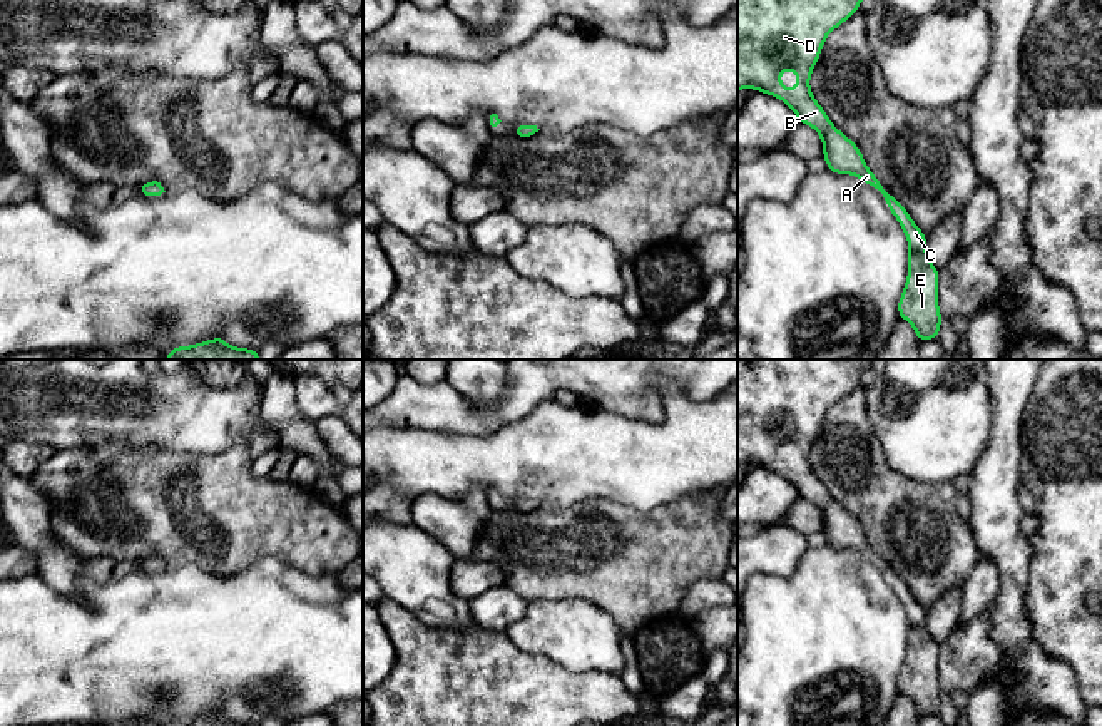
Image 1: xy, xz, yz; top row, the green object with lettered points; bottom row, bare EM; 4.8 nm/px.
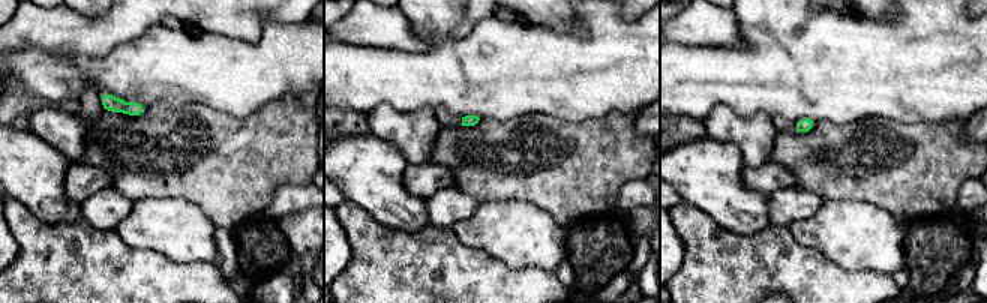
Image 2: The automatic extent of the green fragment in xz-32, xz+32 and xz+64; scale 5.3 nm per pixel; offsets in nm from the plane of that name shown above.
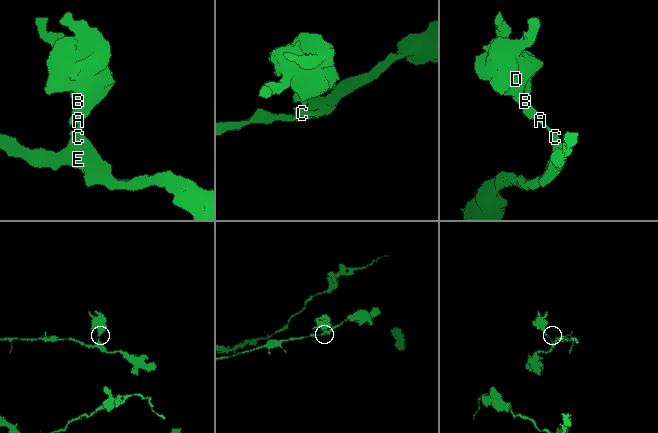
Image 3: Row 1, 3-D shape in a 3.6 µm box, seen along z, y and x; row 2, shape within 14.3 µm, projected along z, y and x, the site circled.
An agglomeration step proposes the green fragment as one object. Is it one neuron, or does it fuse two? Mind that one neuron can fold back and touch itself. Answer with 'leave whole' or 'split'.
leave whole

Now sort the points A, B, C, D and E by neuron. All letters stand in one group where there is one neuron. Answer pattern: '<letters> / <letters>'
A B C D E

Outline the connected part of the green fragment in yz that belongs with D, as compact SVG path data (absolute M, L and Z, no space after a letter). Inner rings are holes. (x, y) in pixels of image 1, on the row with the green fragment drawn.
M737 0L737 90L756 89L773 95L793 109L798 120L813 127L823 141L823 157L828 171L853 174L876 189L908 239L908 278L898 299L898 318L911 323L918 341L938 340L941 313L938 308L940 269L926 253L926 234L915 224L905 206L891 196L883 182L868 169L860 147L838 130L824 109L811 94L811 72L821 55L826 37L853 17L861 0ZM783 70L798 72L798 87L788 89L779 82Z

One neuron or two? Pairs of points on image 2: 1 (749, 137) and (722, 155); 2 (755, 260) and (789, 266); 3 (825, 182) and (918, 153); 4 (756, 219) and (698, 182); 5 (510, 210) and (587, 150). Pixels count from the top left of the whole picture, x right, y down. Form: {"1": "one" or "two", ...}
{"1": "two", "2": "one", "3": "one", "4": "one", "5": "two"}

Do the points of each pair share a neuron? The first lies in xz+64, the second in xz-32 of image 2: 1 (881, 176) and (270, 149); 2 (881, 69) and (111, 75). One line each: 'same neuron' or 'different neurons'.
1: same neuron
2: same neuron

